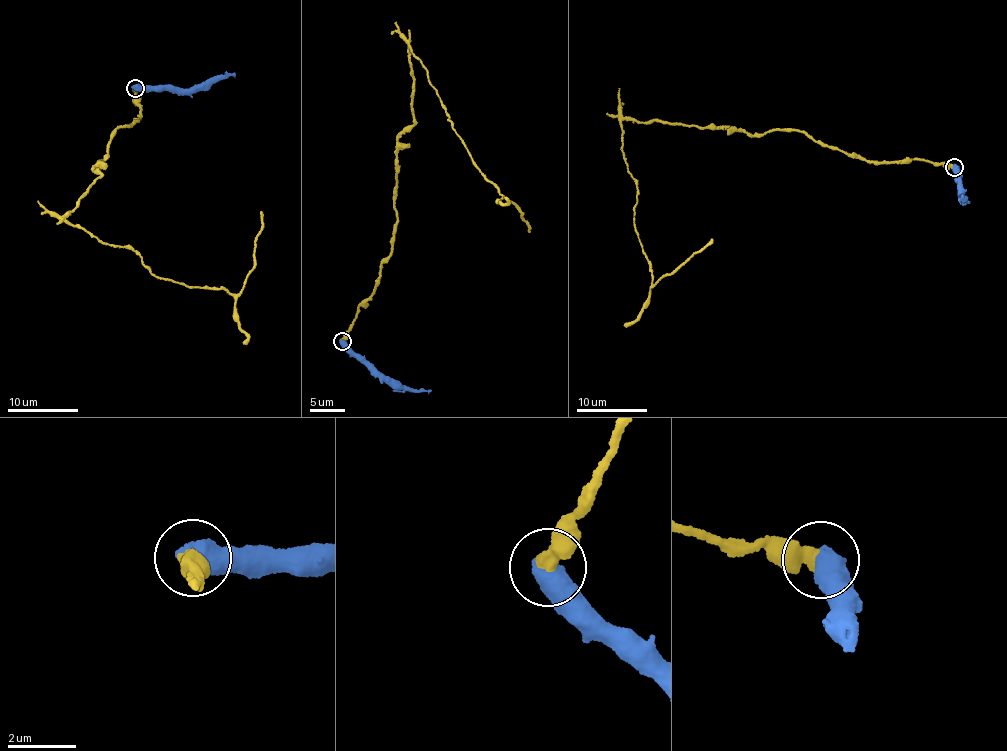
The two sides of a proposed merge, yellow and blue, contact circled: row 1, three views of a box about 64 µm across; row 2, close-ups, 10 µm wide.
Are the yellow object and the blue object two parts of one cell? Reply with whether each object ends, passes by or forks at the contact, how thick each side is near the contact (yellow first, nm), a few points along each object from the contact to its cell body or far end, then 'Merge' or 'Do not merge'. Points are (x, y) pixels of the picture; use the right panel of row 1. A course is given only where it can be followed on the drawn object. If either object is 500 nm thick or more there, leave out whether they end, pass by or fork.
Thickness 500 nm (yellow) against 650 nm. Course of yellow: (954, 167), (855, 157), (783, 128), (623, 119), (652, 284), (712, 238). Course of blue: (954, 167), (959, 198), (964, 196), (961, 200), (958, 198). Do not merge

